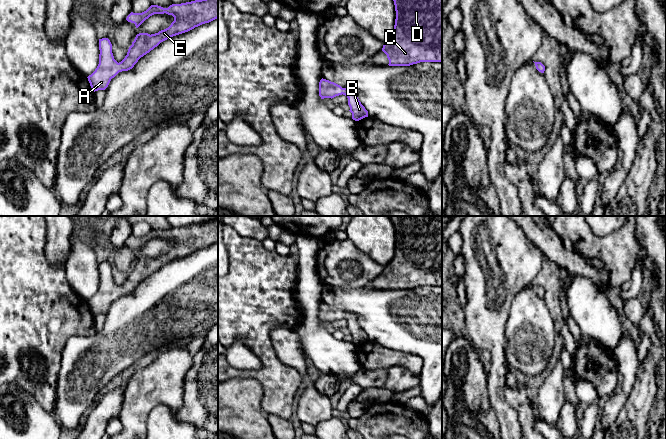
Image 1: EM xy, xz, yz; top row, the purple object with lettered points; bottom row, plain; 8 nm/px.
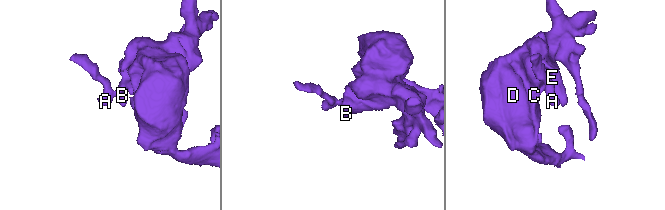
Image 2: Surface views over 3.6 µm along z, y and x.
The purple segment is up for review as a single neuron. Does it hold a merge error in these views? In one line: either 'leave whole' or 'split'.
leave whole

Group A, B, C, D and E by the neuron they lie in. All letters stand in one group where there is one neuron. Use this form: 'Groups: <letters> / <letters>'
Groups: A B C D E

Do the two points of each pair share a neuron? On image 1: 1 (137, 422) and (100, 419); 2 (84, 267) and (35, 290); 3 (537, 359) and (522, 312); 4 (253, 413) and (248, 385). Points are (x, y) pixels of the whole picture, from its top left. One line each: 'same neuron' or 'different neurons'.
1: different neurons
2: different neurons
3: same neuron
4: same neuron

